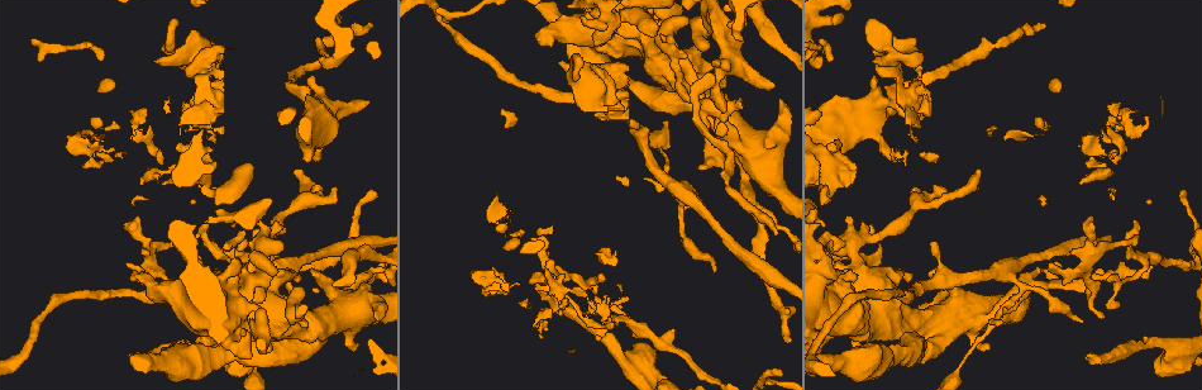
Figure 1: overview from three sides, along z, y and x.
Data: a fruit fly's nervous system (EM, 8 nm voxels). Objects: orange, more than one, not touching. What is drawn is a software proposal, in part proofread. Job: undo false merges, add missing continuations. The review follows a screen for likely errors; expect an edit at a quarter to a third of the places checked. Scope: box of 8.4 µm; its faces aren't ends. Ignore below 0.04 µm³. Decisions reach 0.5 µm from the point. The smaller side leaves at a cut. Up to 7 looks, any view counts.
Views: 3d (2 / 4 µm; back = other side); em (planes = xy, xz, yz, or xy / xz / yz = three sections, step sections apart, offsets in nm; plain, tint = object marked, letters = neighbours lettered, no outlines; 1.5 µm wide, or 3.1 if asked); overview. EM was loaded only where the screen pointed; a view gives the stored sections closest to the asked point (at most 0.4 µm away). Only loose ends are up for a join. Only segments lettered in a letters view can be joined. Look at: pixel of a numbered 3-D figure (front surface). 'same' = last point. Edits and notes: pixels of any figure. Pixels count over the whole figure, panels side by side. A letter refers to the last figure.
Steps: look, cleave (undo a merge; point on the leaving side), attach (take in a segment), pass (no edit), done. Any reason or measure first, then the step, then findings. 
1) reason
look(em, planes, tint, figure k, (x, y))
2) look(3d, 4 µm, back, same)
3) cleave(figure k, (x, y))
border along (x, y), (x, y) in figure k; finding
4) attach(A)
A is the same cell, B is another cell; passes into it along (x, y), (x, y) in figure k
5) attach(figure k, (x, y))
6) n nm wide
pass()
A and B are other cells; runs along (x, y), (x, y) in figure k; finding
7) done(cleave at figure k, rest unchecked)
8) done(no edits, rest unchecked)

thin arm on a thick one
look(3d, 2 µm, figure 1, (851, 248))

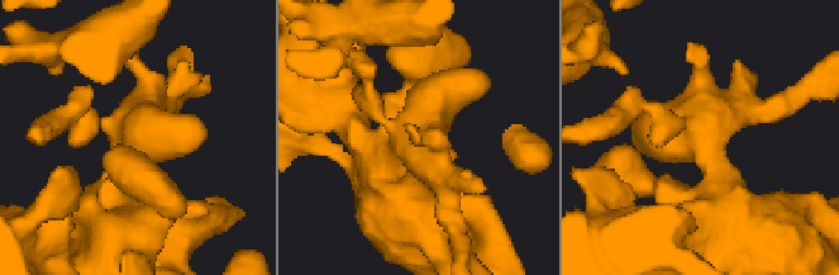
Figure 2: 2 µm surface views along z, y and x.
look(em, 3.1 µm, yz, step 8, letters, figure 2, (130, 135))

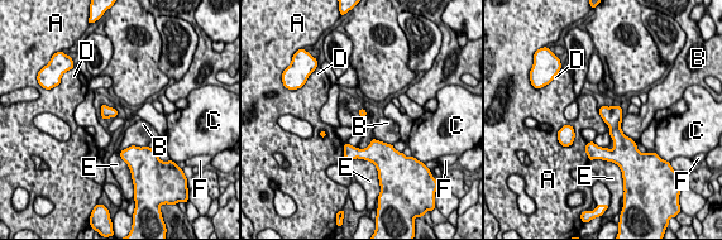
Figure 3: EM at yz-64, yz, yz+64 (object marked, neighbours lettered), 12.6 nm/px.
pass()
A, B, C, D, E and F are other cells; border along (564, 124), (573, 128), (570, 144) in figure 3; one neuron here

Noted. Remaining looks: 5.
free end
look(em, yz, step 8, letters, figure 1, (629, 123))

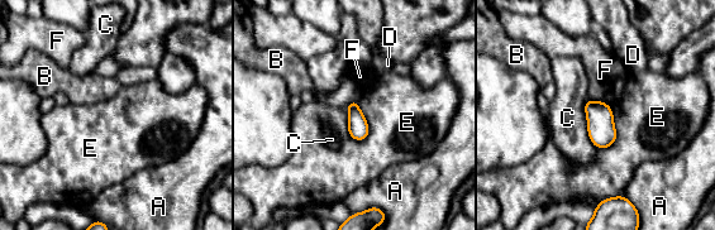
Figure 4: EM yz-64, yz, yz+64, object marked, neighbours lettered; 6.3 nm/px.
look(em, xz, step 4, letters, same)

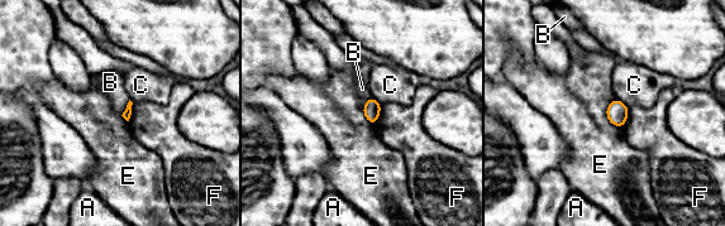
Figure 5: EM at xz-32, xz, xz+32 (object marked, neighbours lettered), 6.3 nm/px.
pass()
A, B, C, E and F are other cells; border along (614, 99), (606, 118), (620, 128) in figure 5; no lettered segment goes on from it

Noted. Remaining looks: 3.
thick end
look(3d, 4 µm, figure 1, (537, 32))

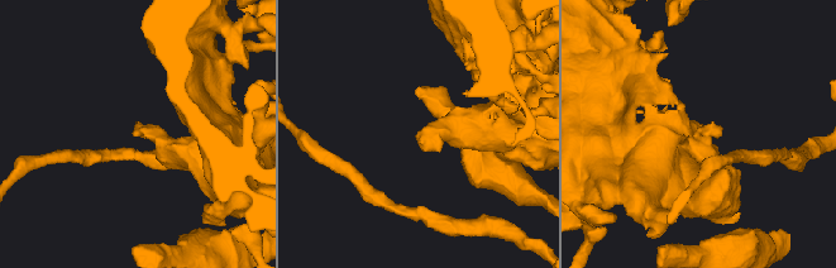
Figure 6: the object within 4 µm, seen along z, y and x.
shape alone is not enough
look(em, planes, letters, figure 6, (703, 134))

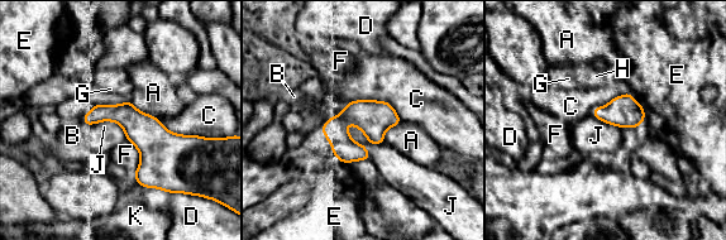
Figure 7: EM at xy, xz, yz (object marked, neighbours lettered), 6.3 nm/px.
pass()
A, B, C, D, E, F, G, H, J and K are other cells; border along (87, 124), (115, 121), (127, 139) in figure 7; none of them fits

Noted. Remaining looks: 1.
done(no edits, rest unchecked)

